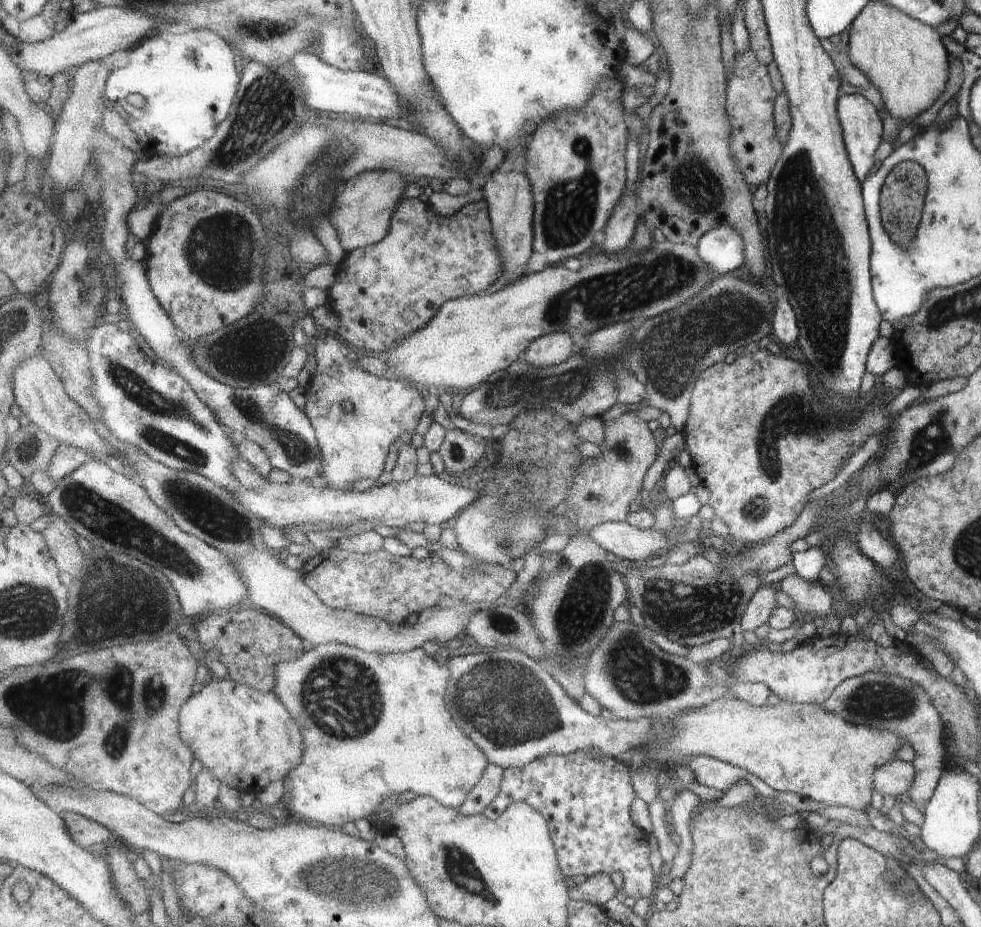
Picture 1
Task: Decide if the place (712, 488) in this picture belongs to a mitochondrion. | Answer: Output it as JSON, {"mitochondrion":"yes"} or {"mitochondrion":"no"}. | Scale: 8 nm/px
{"mitochondrion":"no"}

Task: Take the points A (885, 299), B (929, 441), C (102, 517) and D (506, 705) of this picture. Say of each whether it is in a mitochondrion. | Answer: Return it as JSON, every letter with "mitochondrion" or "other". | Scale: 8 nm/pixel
{"A":"other","B":"mitochondrion","C":"mitochondrion","D":"mitochondrion"}

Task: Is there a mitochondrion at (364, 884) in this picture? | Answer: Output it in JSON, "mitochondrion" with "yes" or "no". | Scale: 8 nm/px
{"mitochondrion":"yes"}

